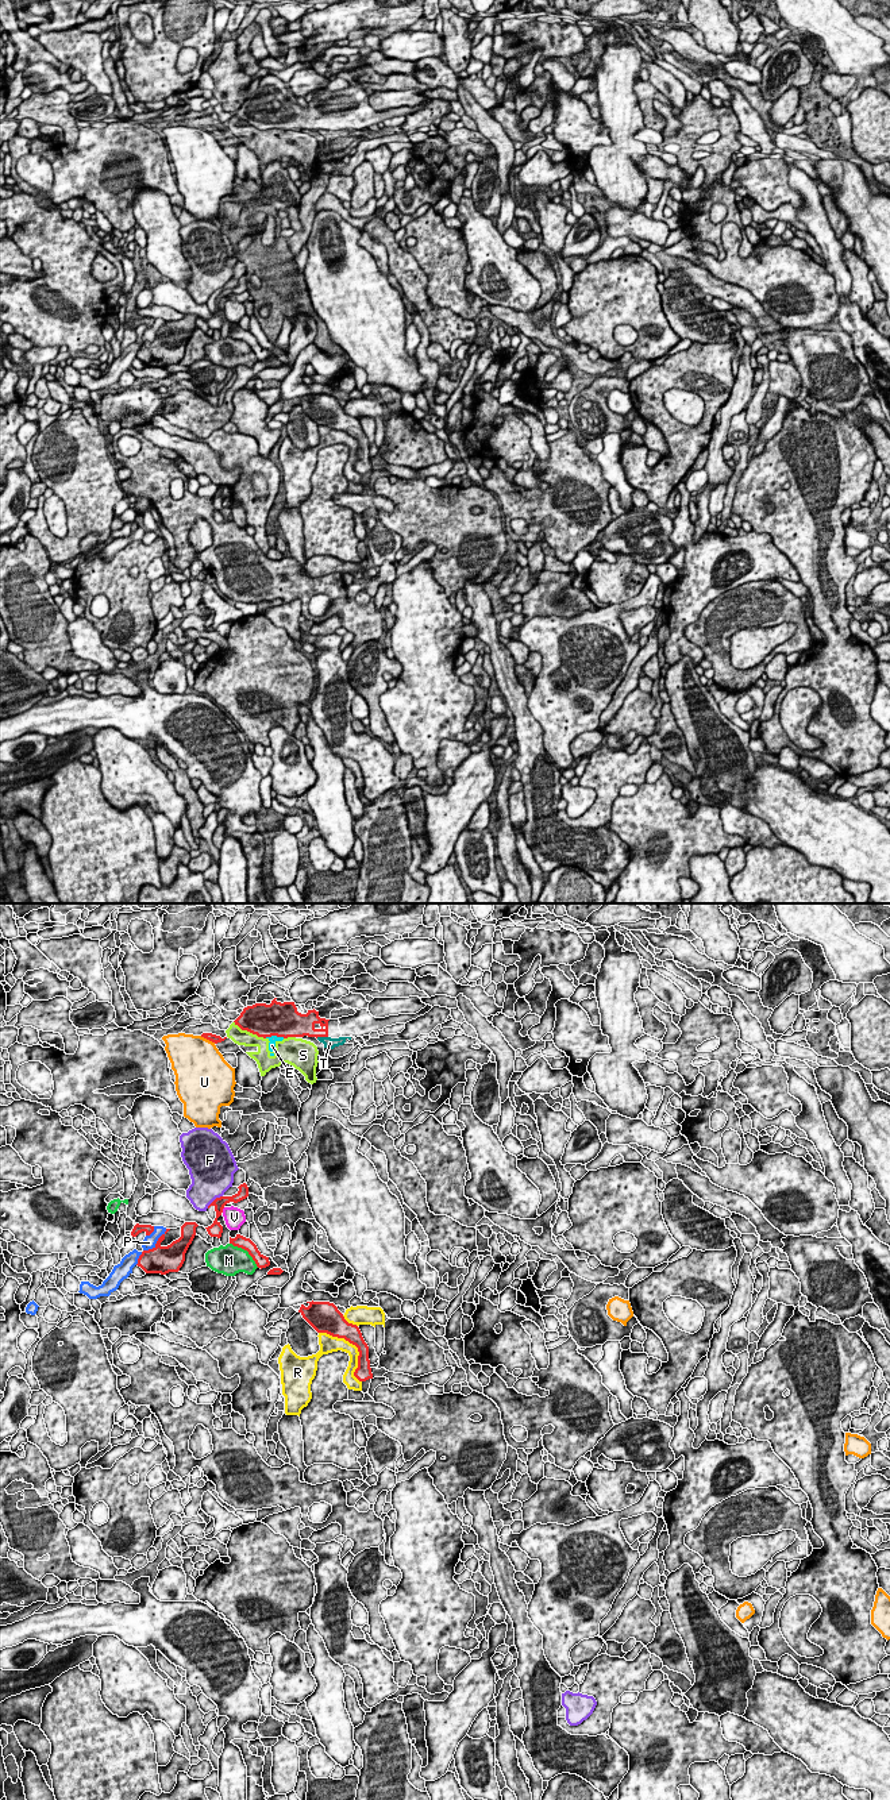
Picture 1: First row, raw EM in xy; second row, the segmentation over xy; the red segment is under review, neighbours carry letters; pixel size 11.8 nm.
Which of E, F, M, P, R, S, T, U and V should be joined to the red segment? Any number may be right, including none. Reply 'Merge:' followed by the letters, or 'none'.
Merge: none

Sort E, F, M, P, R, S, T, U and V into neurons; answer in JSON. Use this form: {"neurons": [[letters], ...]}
{"neurons": [["E", "S"], ["F"], ["M"], ["P"], ["R"], ["T"], ["U"], ["V"]]}

